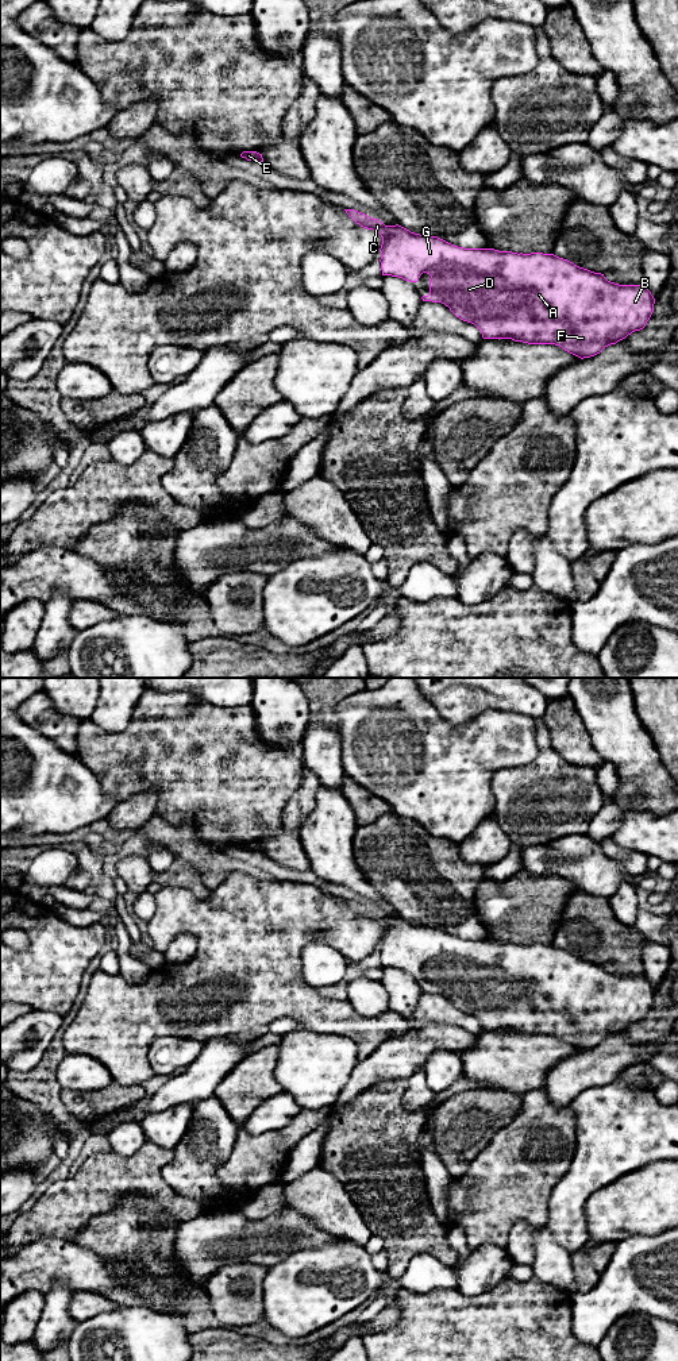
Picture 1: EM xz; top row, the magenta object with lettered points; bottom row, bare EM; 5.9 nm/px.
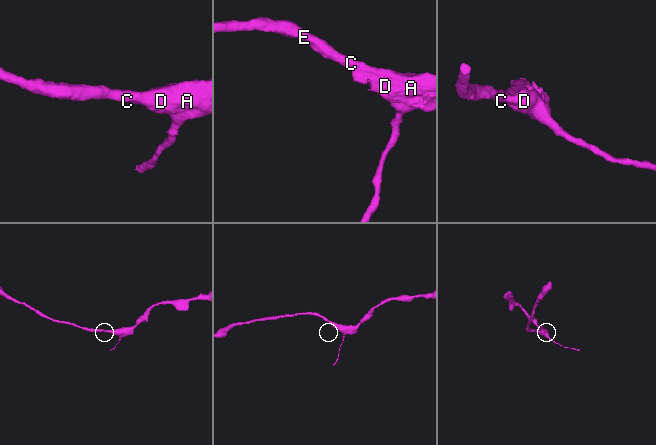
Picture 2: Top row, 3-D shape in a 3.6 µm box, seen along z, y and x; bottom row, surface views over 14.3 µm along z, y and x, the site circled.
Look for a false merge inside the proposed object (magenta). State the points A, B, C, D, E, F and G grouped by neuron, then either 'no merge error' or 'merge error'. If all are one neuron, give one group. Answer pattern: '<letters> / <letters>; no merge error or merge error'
A B C D E F G; no merge error

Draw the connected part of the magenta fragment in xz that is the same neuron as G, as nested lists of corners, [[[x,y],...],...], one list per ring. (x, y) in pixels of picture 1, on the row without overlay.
[[[355,901],[344,902],[357,915],[382,928],[382,967],[417,973],[423,964],[429,965],[429,986],[423,992],[444,995],[457,1009],[474,1015],[484,1030],[555,1036],[583,1050],[643,1021],[654,1003],[655,990],[646,976],[610,973],[554,945],[458,938],[398,915],[385,917]]]

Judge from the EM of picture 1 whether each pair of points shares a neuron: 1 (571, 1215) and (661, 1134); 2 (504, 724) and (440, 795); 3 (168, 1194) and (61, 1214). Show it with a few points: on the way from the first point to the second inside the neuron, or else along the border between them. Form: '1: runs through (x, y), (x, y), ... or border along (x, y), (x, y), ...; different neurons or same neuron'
1: runs through (580, 1188), (634, 1134); same neuron
2: runs through (486, 741), (450, 778); same neuron
3: runs through (141, 1184), (99, 1184), (88, 1192); same neuron

